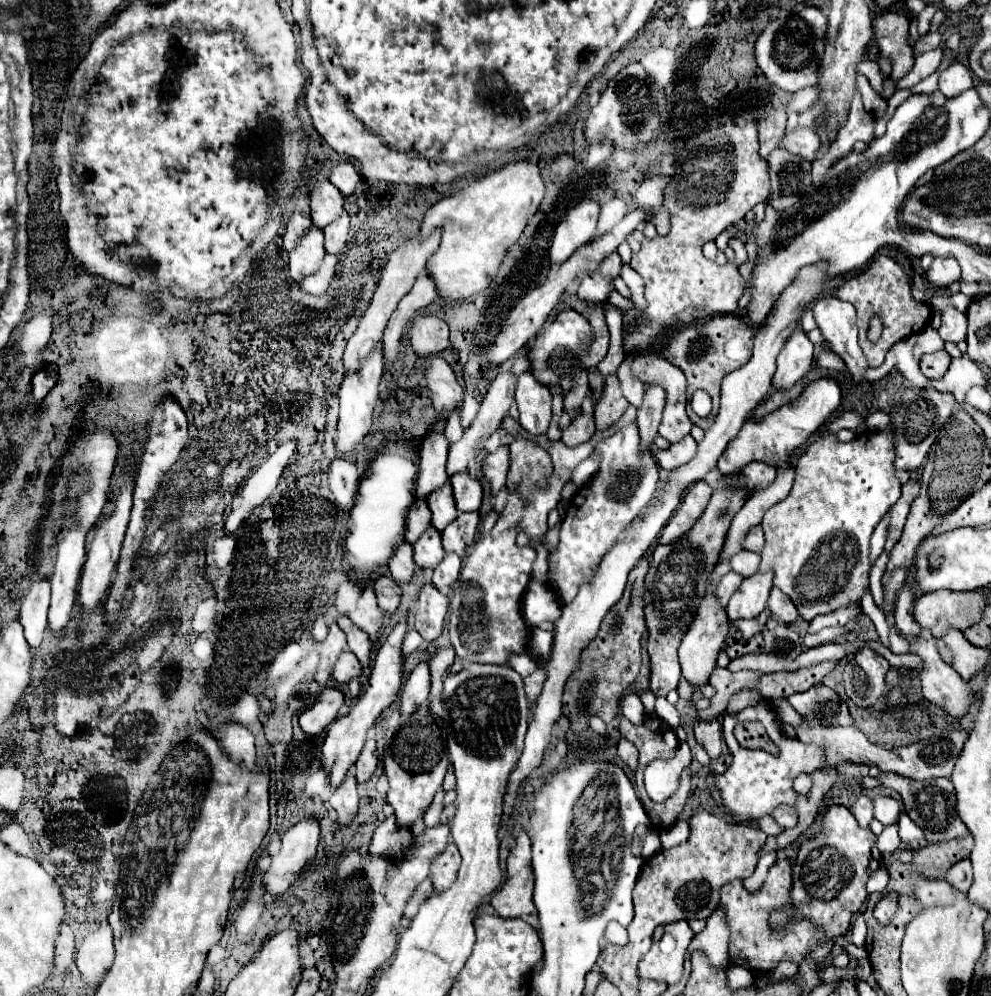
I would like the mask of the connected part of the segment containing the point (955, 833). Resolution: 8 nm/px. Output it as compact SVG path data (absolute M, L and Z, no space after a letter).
M880 771L880 775L876 779L880 781L880 785L890 787L896 793L900 793L908 817L924 831L928 843L940 843L940 841L948 841L948 839L956 839L956 837L966 837L968 835L966 825L954 813L956 795L954 795L954 787L952 787L950 779L914 781L914 779L902 777L898 773L884 773L884 771Z

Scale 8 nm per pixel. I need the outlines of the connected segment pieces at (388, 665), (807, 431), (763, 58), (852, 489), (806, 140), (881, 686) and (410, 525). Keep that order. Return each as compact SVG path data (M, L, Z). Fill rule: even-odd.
M404 617L404 619L400 619L400 623L392 629L392 633L386 637L382 647L378 649L376 659L374 659L374 667L372 667L372 675L370 675L368 683L364 685L358 701L350 707L348 715L334 719L326 729L326 739L324 739L324 745L322 745L322 755L324 755L322 765L324 765L324 769L328 769L330 783L334 787L344 781L346 773L356 763L356 759L358 759L358 755L360 755L360 751L364 747L368 729L374 725L374 721L380 717L380 713L392 705L396 693L400 691L402 673L404 673L402 639L404 639L406 631L408 631L408 623L406 623L406 617Z
M818 379L812 381L794 403L782 405L782 409L776 409L766 417L766 421L746 421L734 441L726 447L726 453L722 453L718 461L718 469L722 473L738 471L742 465L748 465L752 461L764 461L768 465L782 465L788 459L788 453L800 447L808 441L808 437L830 417L830 413L840 405L840 387L836 379Z
M812 5L804 7L798 13L792 13L780 25L778 25L778 19L770 21L756 41L756 63L766 75L766 79L784 91L814 87L818 83L816 71L824 49L826 23L828 19L822 15L822 11Z
M835 434L821 435L817 440L810 445L810 449L800 457L798 465L796 465L796 481L794 487L790 491L790 495L780 501L778 505L770 507L762 519L762 529L764 529L764 549L762 549L762 563L760 563L760 571L766 571L768 567L774 569L774 585L786 593L792 603L796 605L800 617L804 617L806 621L812 621L816 615L822 615L826 611L834 611L846 603L852 601L860 601L864 589L868 587L868 571L870 571L870 561L868 561L868 553L870 553L870 535L874 533L876 525L880 523L880 519L888 513L890 505L894 505L900 497L900 483L894 475L894 443L892 441L866 441L866 435L858 435L854 441L850 443L840 443Z
M796 127L782 135L780 147L786 147L790 153L798 153L808 161L814 161L816 151L820 149L820 141L810 127Z
M860 647L852 653L842 667L842 683L848 691L848 697L858 707L874 705L886 691L886 675L890 663L870 647ZM862 671L866 679L862 679Z
M418 497L408 511L406 519L406 539L414 543L430 527L430 507L424 497Z

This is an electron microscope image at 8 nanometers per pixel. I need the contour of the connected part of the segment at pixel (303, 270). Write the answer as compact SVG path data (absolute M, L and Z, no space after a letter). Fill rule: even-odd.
M312 225L290 251L290 277L300 283L302 277L318 269L324 255L324 233L320 227Z

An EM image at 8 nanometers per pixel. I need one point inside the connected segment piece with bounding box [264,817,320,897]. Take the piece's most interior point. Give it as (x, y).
(299, 843)

